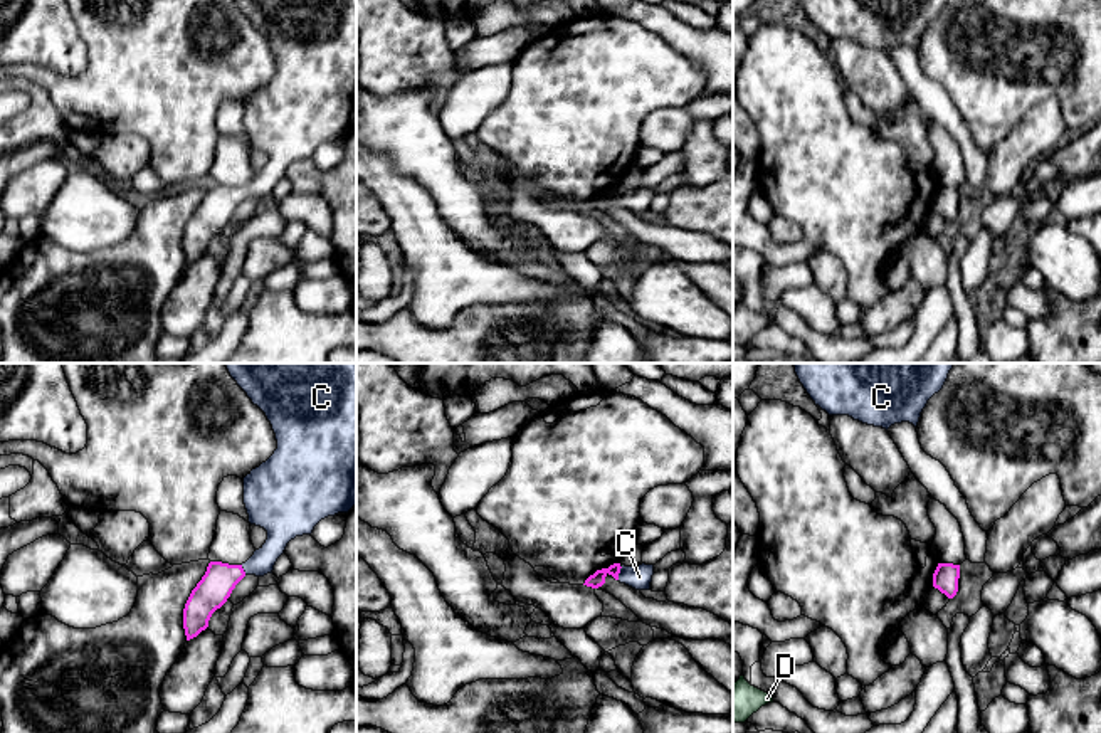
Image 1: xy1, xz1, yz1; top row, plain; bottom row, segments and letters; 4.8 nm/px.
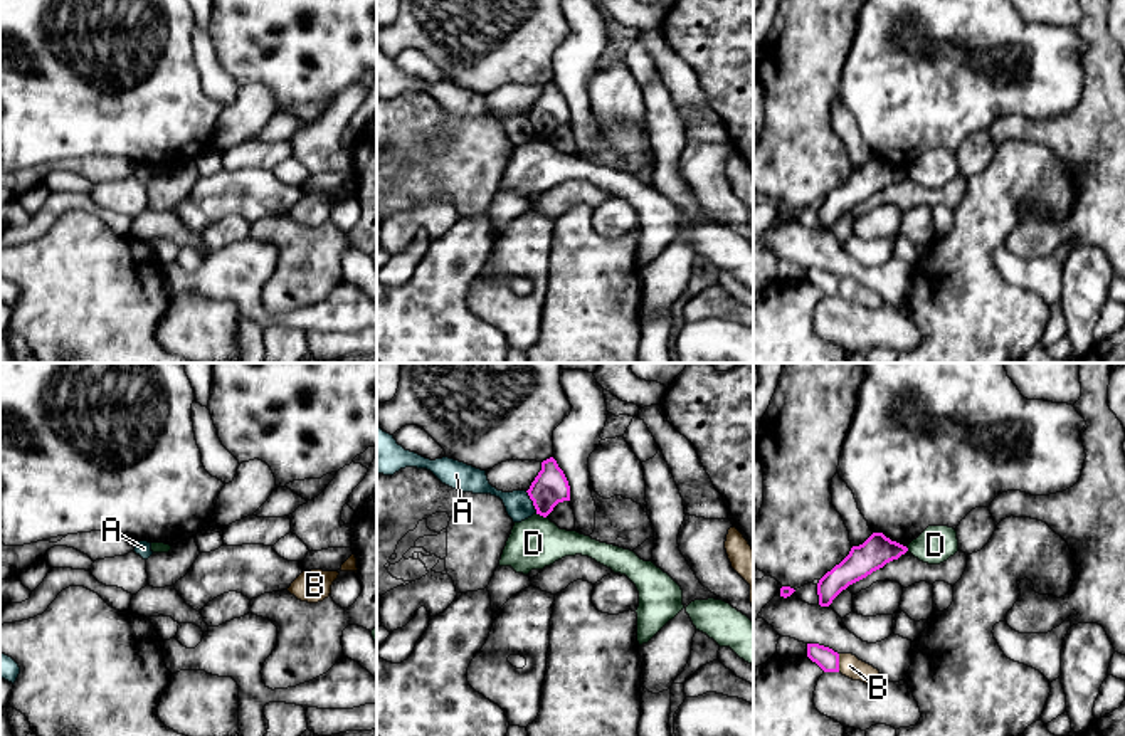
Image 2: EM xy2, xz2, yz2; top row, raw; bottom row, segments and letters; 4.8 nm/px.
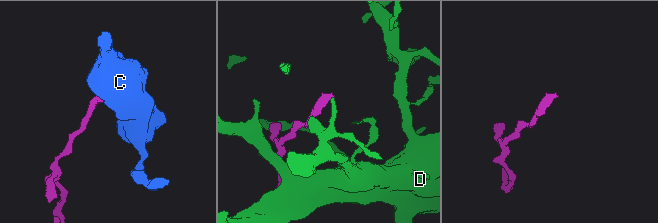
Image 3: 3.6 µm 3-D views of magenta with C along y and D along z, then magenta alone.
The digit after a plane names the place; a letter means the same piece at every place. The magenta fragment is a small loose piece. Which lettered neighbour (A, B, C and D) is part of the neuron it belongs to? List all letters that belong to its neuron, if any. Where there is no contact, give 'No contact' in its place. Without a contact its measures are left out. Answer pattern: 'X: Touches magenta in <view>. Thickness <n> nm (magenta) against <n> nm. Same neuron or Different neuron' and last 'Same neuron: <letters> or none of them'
A: Touches magenta in xz2. Thickness 170 nm (magenta) against 130 nm. Different neuron
B: Touches magenta in yz2. Thickness 100 nm (magenta) against 110 nm. Different neuron
C: Touches magenta in xz1. Thickness 70 nm (magenta) against 110 nm. Same neuron
D: Touches magenta in xz2. Thickness 170 nm (magenta) against 240 nm. Different neuron
Same neuron: C

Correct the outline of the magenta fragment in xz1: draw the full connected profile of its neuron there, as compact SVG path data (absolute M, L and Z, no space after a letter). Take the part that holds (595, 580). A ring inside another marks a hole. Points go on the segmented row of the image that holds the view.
M614 563L608 568L597 570L585 580L583 585L598 588L605 583L607 575L612 575L620 583L625 583L635 590L649 590L654 575L654 565L642 563L639 567L625 567Z

